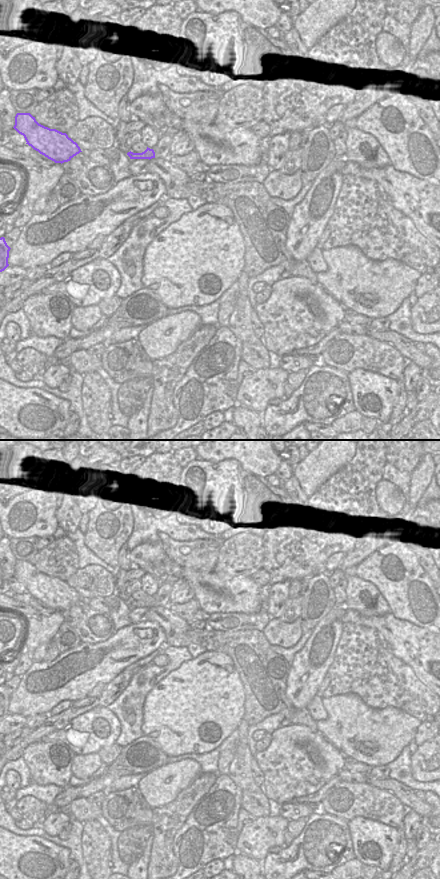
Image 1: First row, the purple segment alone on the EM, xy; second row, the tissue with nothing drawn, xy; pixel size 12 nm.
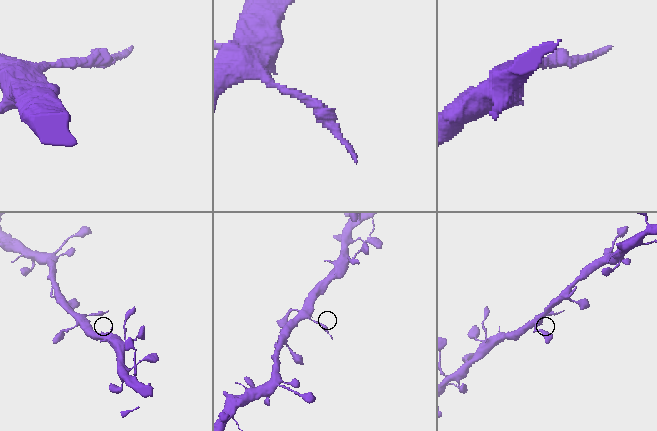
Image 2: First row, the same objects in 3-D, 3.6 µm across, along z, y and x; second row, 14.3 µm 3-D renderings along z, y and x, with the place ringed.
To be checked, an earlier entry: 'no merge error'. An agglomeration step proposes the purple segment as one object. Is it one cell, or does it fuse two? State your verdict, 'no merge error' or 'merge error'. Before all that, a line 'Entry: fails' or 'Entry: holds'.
Entry: fails
merge error

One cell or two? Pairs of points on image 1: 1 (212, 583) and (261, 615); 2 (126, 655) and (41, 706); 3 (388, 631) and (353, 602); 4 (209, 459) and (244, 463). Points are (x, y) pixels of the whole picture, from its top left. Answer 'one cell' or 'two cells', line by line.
1: two cells
2: one cell
3: two cells
4: one cell

